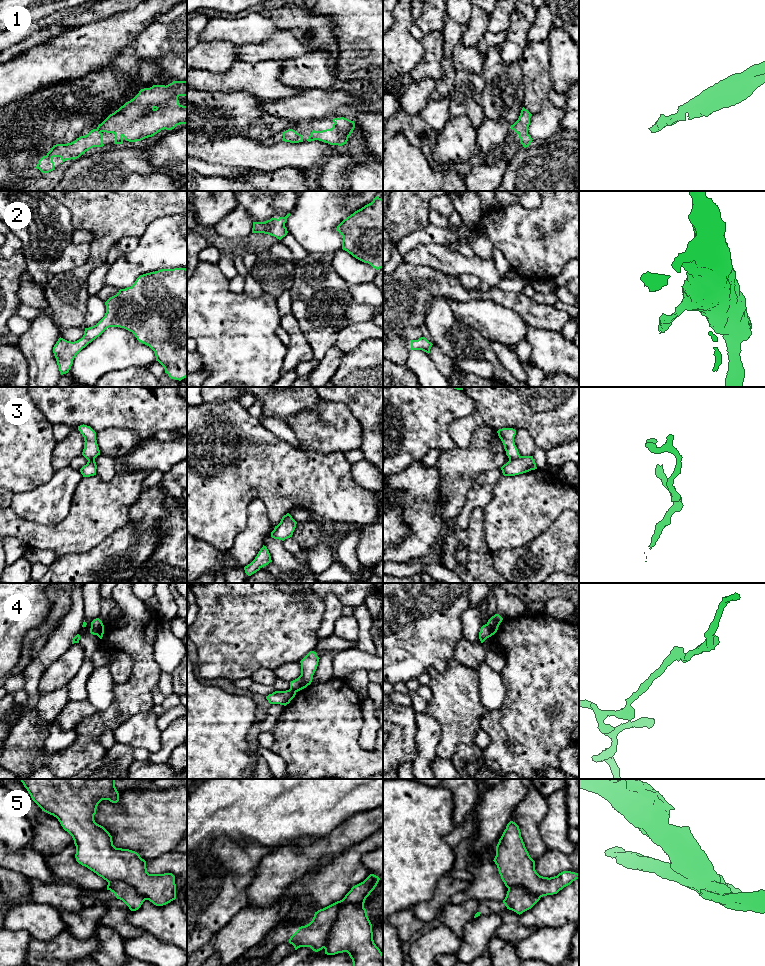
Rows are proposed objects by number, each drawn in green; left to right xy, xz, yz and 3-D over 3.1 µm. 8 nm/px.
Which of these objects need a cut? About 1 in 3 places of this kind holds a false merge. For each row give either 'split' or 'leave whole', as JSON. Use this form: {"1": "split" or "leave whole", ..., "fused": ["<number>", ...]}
{"1": "leave whole", "2": "leave whole", "3": "split", "4": "split", "5": "split", "fused": ["3", "4", "5"]}

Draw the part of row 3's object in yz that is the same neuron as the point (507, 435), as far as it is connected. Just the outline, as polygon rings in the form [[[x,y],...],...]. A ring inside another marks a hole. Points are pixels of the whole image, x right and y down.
[[[502,428],[499,429],[497,433],[504,445],[504,449],[509,460],[514,460],[518,458],[520,454],[514,442],[516,430],[513,428]]]

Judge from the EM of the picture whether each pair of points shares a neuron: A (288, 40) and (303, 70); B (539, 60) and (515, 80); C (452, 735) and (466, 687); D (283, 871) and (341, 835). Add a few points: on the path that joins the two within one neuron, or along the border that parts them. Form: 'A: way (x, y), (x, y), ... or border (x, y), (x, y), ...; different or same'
A: border (311, 50), (282, 60); different
B: border (518, 62), (523, 79), (524, 97); different
C: way (458, 723), (458, 699); same
D: way (297, 861), (309, 852), (327, 846); same

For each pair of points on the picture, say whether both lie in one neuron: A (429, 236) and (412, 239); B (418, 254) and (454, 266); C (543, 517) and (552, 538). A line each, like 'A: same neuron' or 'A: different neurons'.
A: same neuron
B: same neuron
C: different neurons

